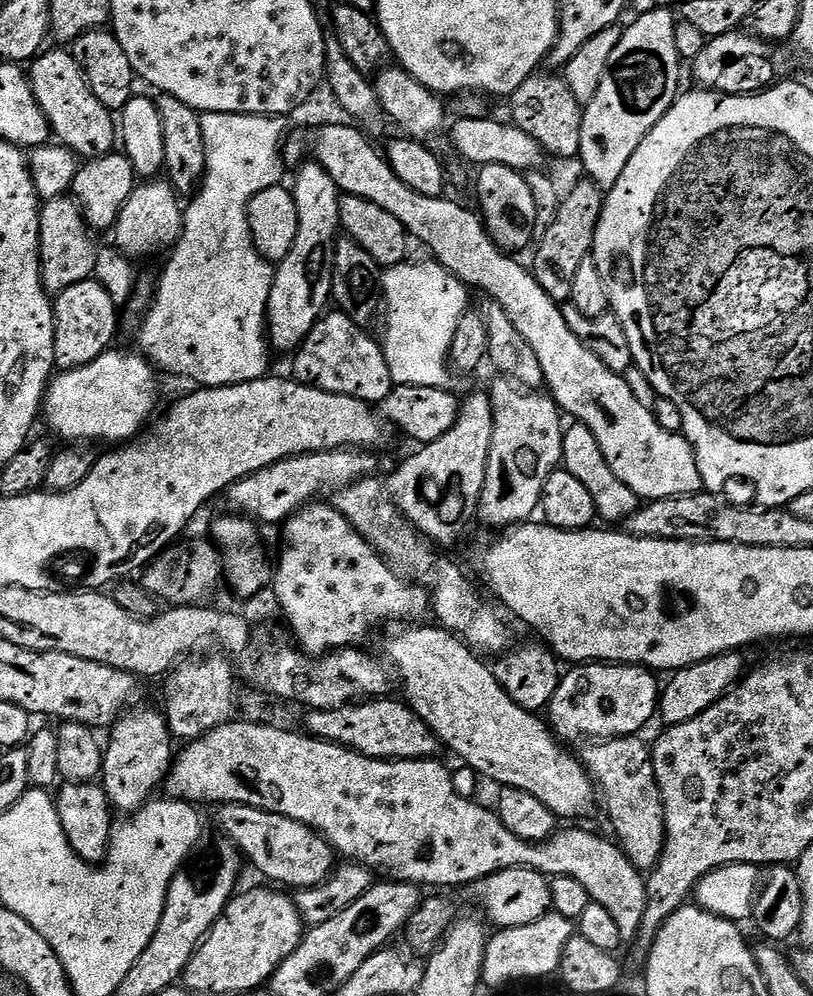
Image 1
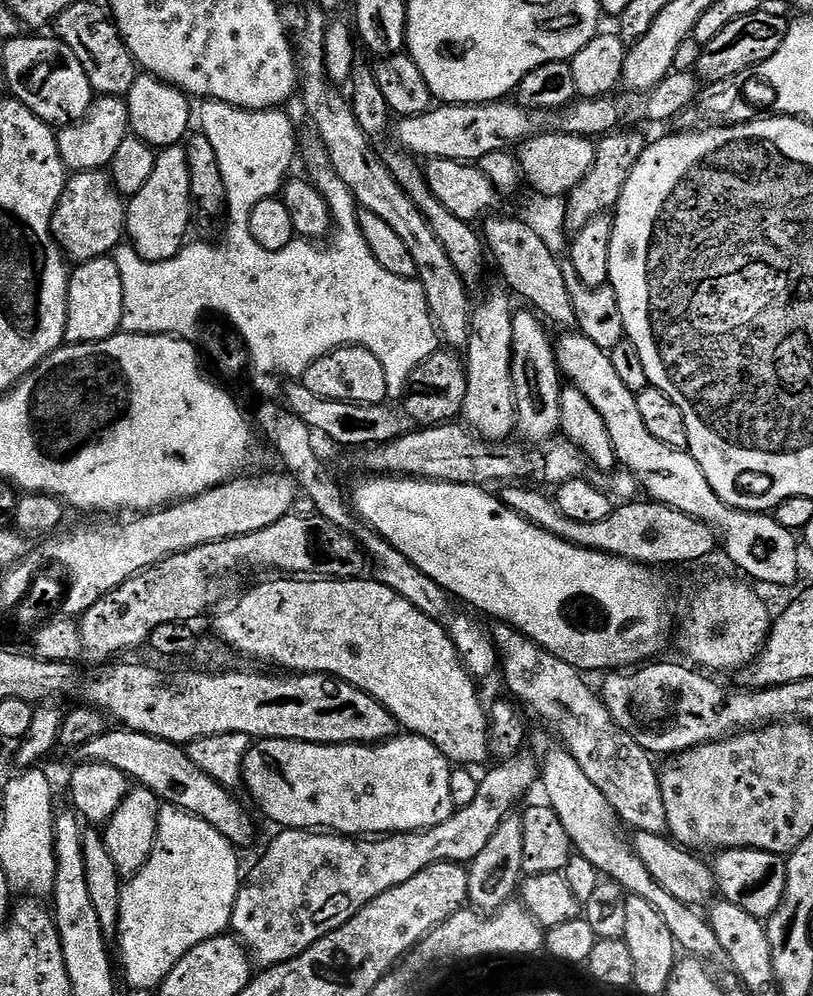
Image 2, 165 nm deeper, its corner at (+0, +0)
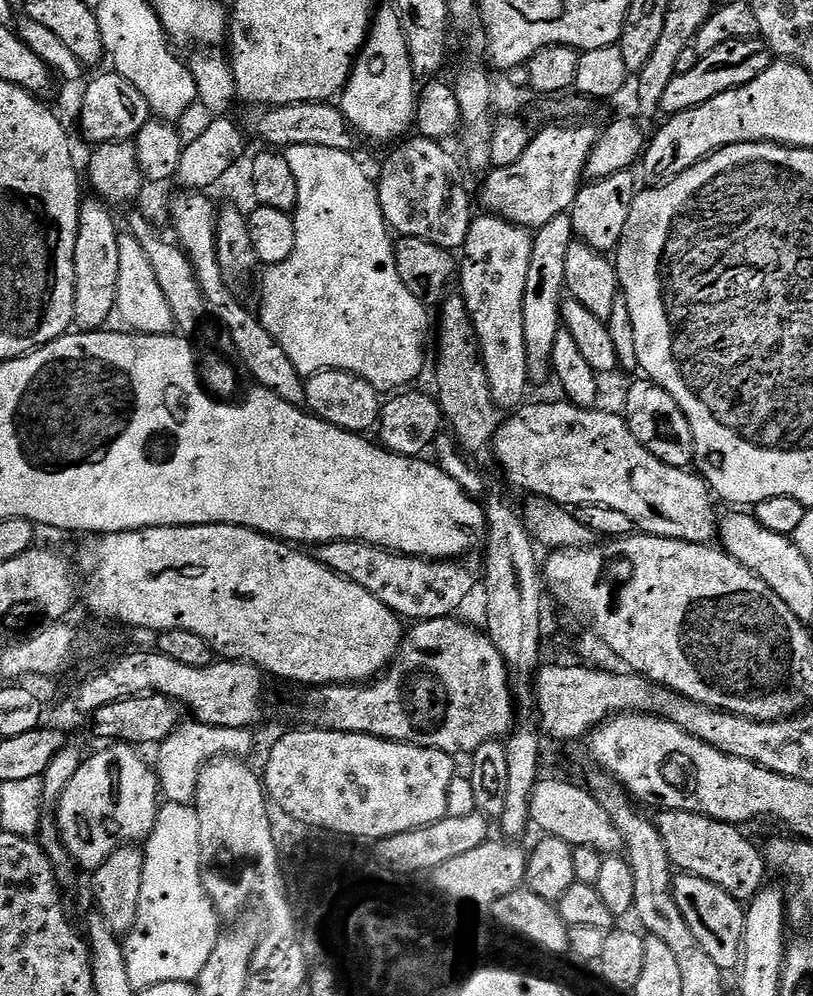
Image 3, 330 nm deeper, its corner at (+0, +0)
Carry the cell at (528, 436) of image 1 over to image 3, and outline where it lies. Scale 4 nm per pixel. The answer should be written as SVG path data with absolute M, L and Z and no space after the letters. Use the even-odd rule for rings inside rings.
M565 214L535 229L530 250L530 271L526 273L526 294L522 298L522 330L526 333L528 374L533 385L550 380L554 338L562 330L560 306L566 299L566 253L574 242L571 215Z

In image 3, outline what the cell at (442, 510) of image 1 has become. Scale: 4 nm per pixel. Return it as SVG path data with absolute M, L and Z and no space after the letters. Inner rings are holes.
M477 215L466 234L462 249L464 260L462 256L458 264L458 292L466 302L466 310L470 310L472 325L480 343L480 358L484 361L486 378L490 382L490 394L501 410L515 410L529 399L530 377L526 358L526 333L522 330L522 298L526 294L526 273L530 271L532 238L533 233L529 229L511 224L501 216Z

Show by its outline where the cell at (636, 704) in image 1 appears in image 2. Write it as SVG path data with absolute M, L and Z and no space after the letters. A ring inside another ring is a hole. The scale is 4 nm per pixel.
M513 758L497 763L497 768L489 767L489 772L479 777L474 802L470 806L456 808L452 816L446 818L446 822L425 832L394 832L379 838L357 838L307 828L285 828L277 831L278 834L269 842L268 849L261 854L260 861L249 872L247 869L243 877L232 911L231 931L261 969L273 968L275 964L293 960L323 936L350 922L350 918L354 918L358 910L365 908L374 898L386 894L386 890L402 886L402 882L410 882L410 878L414 878L414 874L422 874L426 866L442 862L468 866L482 853L486 842L497 833L503 820L517 811L516 803L535 784L537 787L541 761L536 758L524 759Z

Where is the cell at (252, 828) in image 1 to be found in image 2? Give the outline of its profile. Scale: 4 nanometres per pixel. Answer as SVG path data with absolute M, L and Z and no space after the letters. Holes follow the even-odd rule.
M123 726L113 729L113 732L112 729L106 730L98 738L86 742L86 746L75 749L77 761L80 764L101 764L122 770L129 781L149 788L164 804L186 810L202 818L202 822L210 822L210 826L214 826L214 830L218 830L218 834L225 836L233 846L251 842L252 820L247 810L232 797L233 793L229 789L206 774L205 770L199 769L181 745Z

